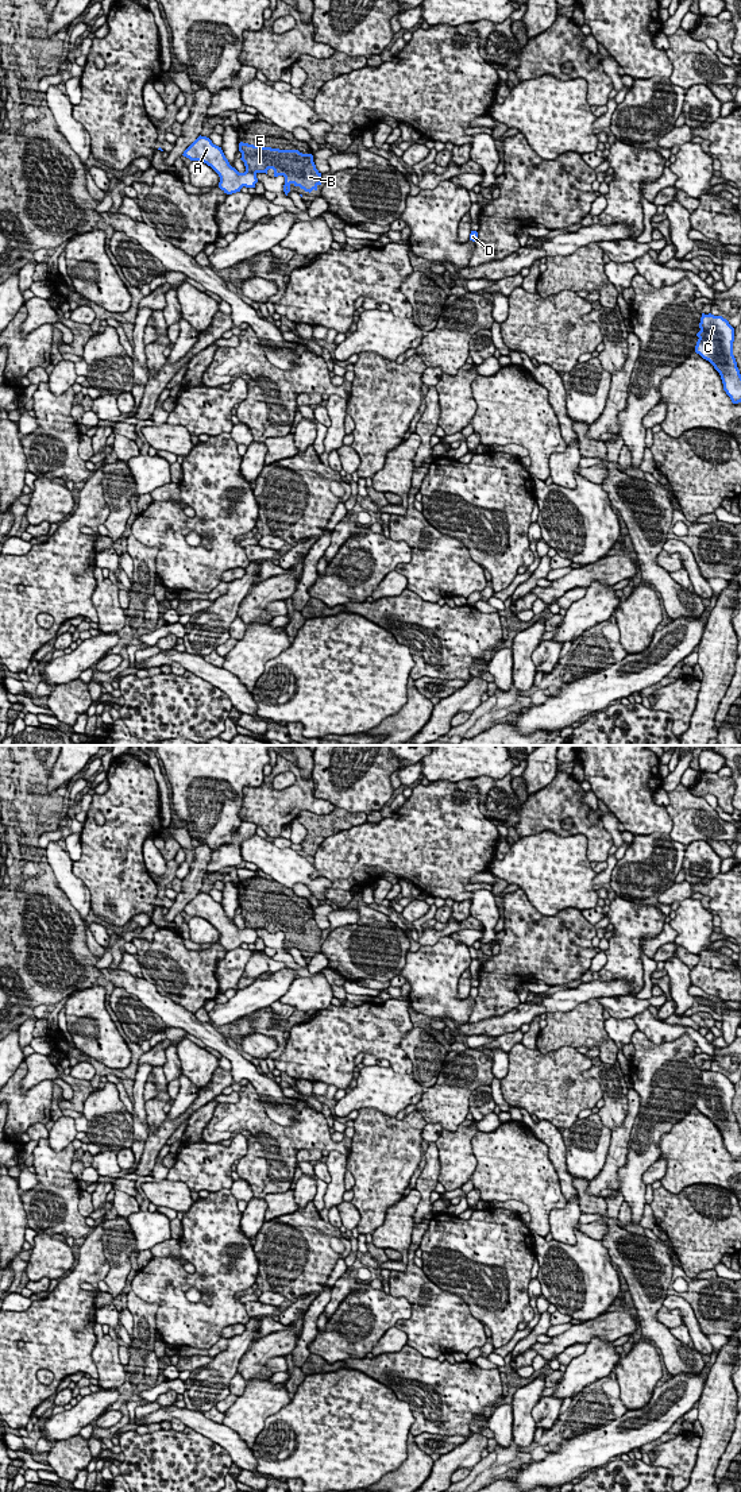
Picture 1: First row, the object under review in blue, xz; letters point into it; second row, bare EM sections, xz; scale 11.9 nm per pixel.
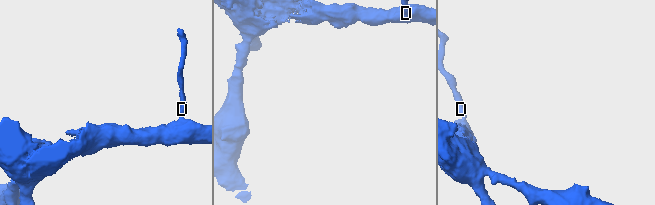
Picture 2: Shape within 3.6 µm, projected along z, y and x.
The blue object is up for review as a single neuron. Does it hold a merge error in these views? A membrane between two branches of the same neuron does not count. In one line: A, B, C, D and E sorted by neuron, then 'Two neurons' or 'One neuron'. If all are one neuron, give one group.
Groups: A C D / B E. Two neurons

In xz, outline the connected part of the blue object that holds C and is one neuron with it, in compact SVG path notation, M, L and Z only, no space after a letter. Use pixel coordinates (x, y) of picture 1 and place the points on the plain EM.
M702 1069L695 1109L719 1129L733 1160L741 1158L741 1130L733 1111L734 1084L722 1072Z

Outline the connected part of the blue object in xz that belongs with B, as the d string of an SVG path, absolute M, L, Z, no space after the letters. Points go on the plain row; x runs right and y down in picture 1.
M239 899L242 917L248 929L266 929L274 926L274 933L283 932L283 948L287 952L290 941L300 942L305 948L317 947L321 941L321 929L316 925L312 910L298 906L279 906L248 899Z

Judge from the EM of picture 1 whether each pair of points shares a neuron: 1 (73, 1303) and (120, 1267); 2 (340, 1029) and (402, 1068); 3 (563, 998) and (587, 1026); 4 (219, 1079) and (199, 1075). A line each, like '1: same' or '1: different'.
1: different
2: same
3: different
4: different

